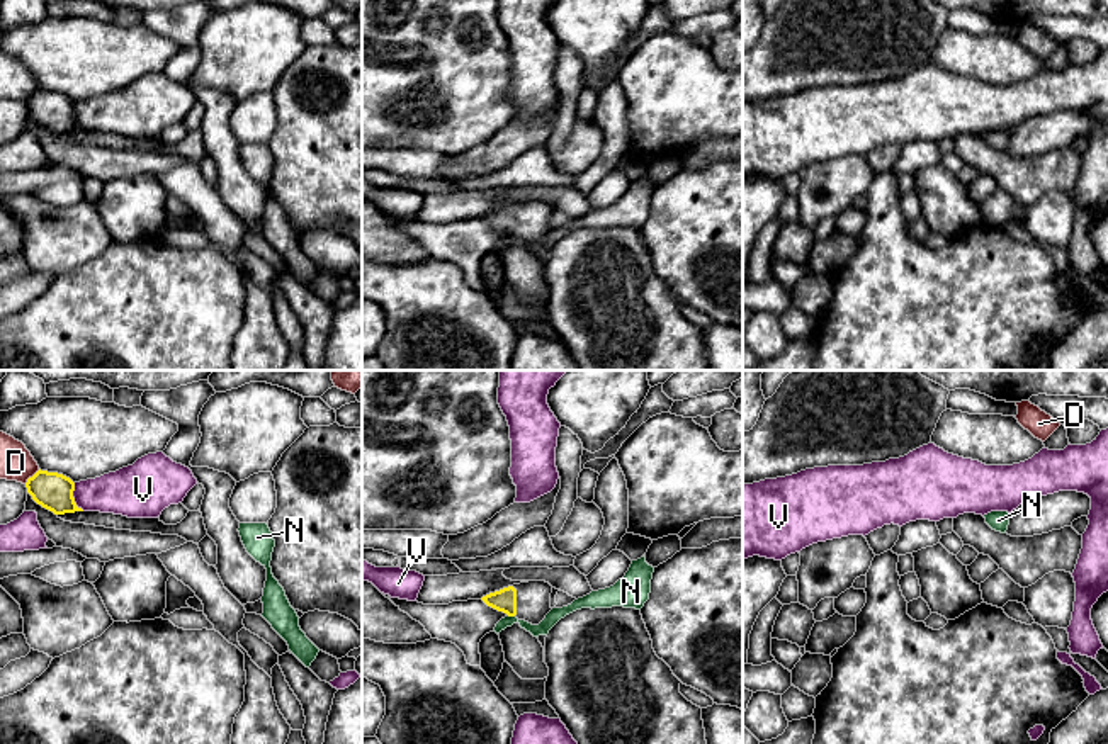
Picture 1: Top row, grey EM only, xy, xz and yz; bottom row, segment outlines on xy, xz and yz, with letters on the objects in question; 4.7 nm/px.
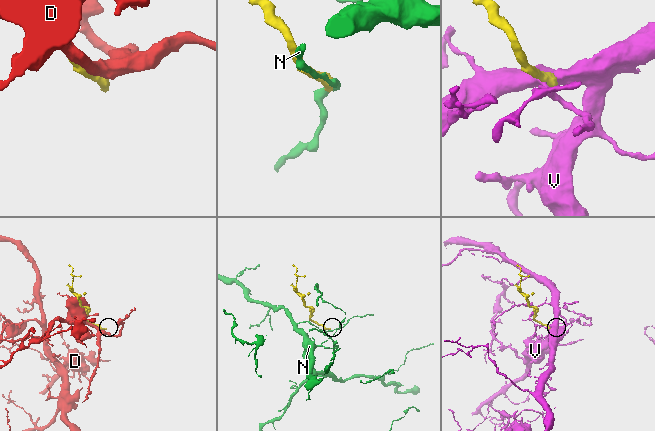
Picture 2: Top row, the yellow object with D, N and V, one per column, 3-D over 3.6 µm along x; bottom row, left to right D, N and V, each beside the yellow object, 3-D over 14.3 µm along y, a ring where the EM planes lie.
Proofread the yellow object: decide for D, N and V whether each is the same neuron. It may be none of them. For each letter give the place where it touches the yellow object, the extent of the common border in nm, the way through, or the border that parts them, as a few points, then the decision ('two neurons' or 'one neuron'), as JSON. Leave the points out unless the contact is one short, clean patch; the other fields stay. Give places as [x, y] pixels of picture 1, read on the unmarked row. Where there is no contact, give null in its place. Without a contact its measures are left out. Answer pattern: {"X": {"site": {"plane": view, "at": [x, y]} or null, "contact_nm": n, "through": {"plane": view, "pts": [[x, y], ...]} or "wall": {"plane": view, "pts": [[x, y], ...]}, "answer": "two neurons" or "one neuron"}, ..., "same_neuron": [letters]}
{"D": {"site": {"plane": "xy", "at": [33, 95]}, "contact_nm": 100, "answer": "two neurons"}, "N": {"site": {"plane": "xz", "at": [512, 235]}, "contact_nm": 30, "wall": {"plane": "xz", "pts": [[508, 235], [514, 236]]}, "answer": "two neurons"}, "V": {"site": {"plane": "xy", "at": [73, 118]}, "contact_nm": 140, "answer": "two neurons"}, "same_neuron": []}

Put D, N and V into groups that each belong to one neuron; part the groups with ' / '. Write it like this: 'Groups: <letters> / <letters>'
Groups: D / N / V

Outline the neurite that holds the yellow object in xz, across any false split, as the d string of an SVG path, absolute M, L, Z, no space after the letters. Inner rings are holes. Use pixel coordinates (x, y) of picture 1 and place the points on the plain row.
M529 200L489 212L481 219L508 236L539 245L551 228L552 206L546 200Z

